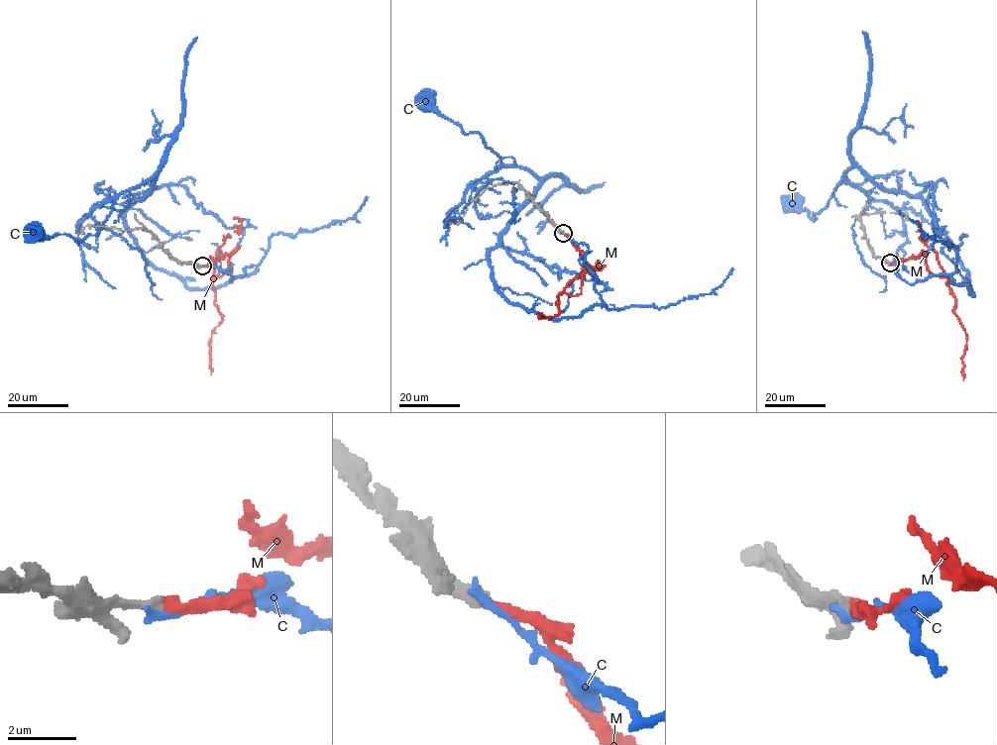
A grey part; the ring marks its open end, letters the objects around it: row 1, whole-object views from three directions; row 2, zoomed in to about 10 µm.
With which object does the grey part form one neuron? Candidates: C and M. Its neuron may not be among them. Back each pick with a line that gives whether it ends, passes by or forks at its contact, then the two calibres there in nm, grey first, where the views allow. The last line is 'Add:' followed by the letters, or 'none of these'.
M: it ends; calibres 340 and 280 nm
Add: M

